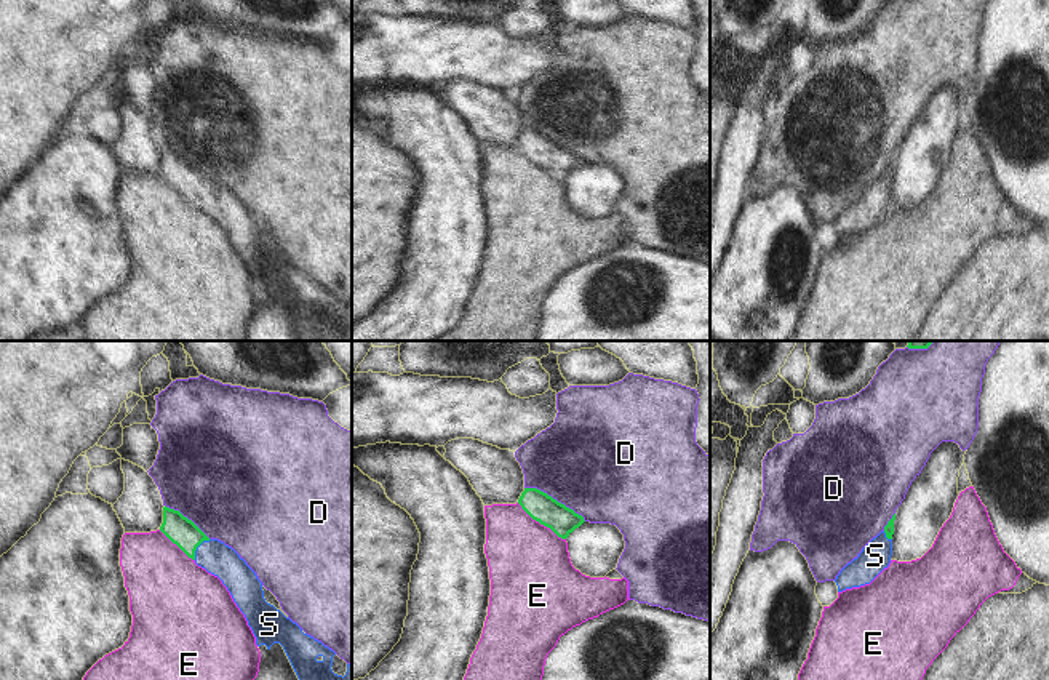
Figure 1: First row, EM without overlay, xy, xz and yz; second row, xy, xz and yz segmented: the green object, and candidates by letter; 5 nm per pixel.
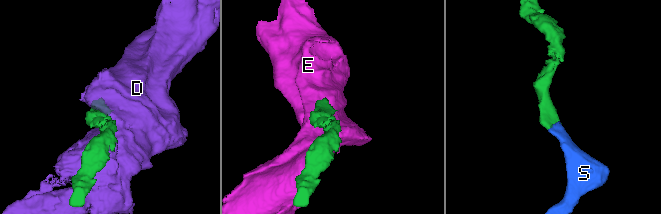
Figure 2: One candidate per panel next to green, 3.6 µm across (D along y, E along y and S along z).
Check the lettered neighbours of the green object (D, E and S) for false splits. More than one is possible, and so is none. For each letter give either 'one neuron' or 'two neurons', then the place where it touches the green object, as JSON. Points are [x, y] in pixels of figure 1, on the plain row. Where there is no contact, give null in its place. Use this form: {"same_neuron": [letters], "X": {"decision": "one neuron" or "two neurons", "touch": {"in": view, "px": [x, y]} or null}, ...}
{"same_neuron": ["S"], "D": {"decision": "two neurons", "touch": {"in": "xz", "px": [555, 141]}}, "E": {"decision": "two neurons", "touch": {"in": "xz", "px": [541, 165]}}, "S": {"decision": "one neuron", "touch": {"in": "xy", "px": [197, 188]}}}

